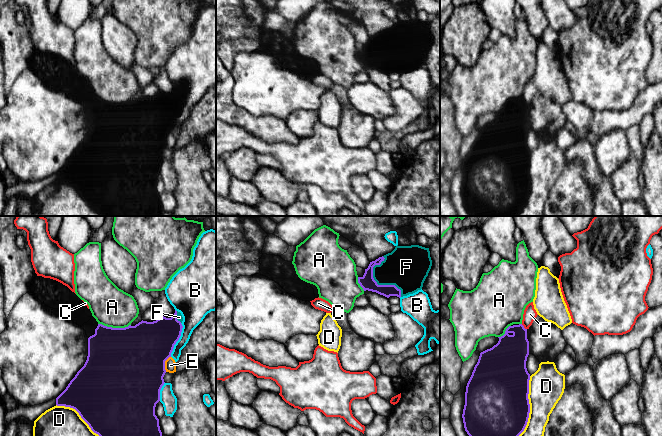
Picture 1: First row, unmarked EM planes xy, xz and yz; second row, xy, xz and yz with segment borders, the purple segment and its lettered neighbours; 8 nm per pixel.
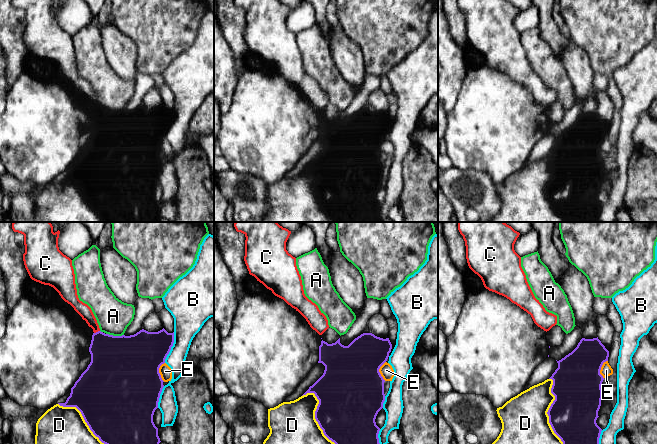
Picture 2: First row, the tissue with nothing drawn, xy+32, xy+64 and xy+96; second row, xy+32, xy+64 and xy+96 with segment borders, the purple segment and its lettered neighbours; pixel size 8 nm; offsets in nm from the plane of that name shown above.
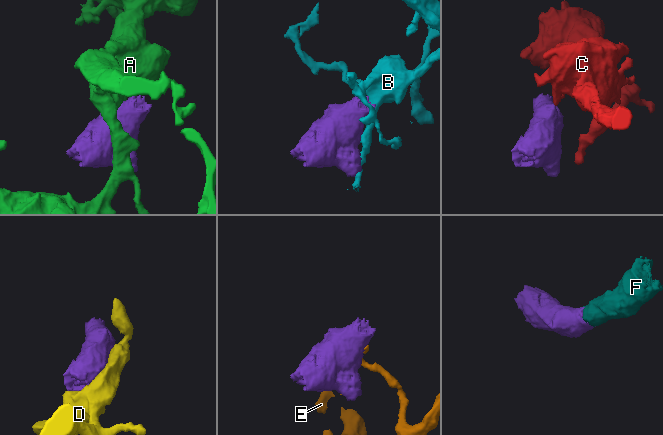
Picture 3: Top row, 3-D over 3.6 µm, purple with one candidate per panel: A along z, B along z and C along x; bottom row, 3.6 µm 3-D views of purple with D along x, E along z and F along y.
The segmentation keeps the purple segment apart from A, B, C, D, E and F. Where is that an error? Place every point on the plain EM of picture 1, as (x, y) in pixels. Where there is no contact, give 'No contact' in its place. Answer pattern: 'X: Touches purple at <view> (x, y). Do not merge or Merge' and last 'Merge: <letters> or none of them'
A: Touches purple at xy (114, 104). Do not merge
B: Touches purple at xy (178, 115). Do not merge
C: Touches purple at yz (523, 103). Do not merge
D: Touches purple at yz (529, 184). Do not merge
E: Touches purple at xy (164, 140). Do not merge
F: Touches purple at xz (376, 59). Merge
Merge: F

